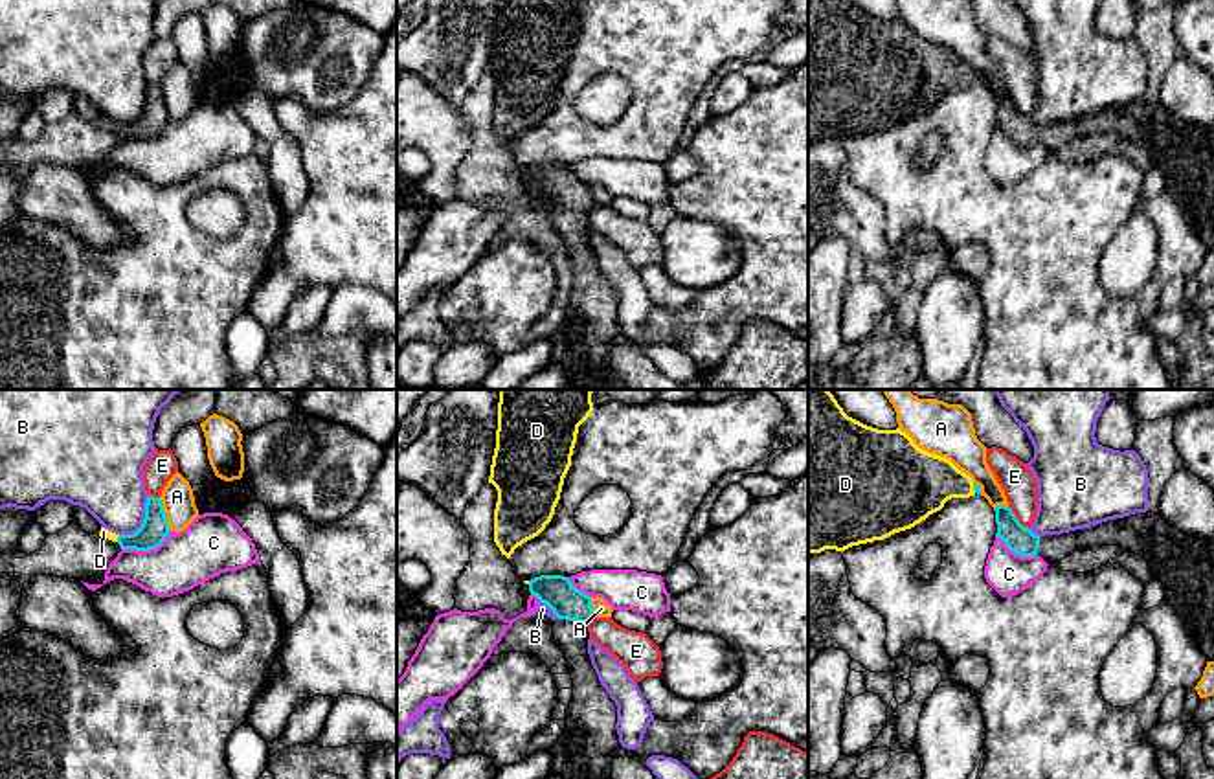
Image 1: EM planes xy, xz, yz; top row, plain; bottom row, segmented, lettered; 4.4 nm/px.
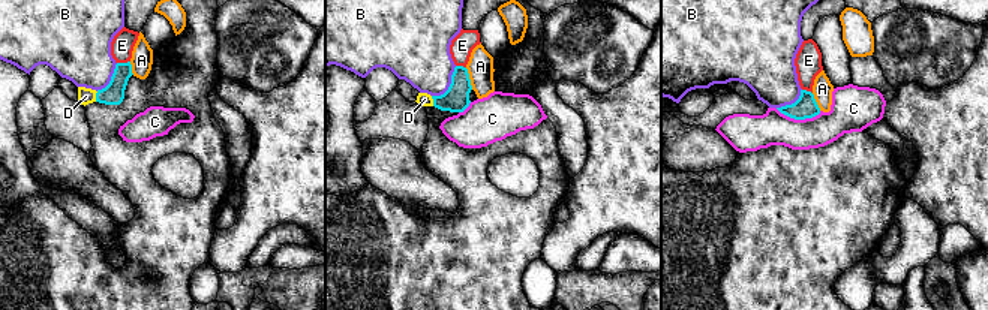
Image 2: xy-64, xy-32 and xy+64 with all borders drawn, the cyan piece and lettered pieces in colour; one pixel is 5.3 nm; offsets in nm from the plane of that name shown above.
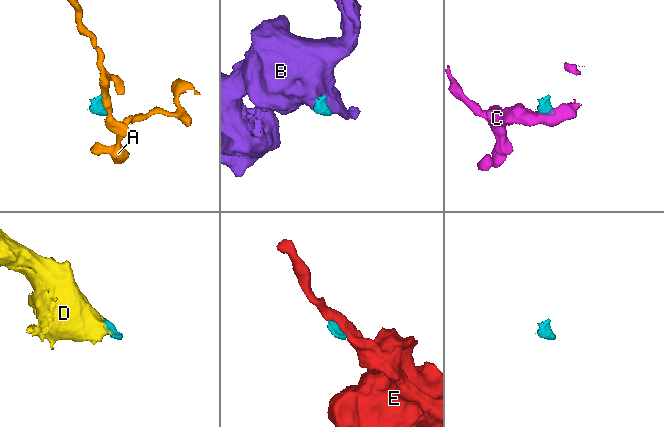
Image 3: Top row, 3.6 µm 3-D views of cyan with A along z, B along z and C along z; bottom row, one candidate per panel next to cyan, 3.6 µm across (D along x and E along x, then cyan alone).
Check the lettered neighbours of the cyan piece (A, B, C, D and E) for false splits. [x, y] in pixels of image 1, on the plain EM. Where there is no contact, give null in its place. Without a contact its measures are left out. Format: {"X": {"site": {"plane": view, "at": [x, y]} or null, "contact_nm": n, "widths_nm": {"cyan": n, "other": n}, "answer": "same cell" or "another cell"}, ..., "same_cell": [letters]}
{"A": {"site": {"plane": "xy", "at": [164, 103]}, "contact_nm": 160, "widths_nm": {"cyan": 120, "other": 140}, "answer": "another cell"}, "B": {"site": {"plane": "xy", "at": [144, 109]}, "contact_nm": 220, "widths_nm": {"cyan": 120, "other": 320}, "answer": "another cell"}, "C": {"site": {"plane": "xy", "at": [146, 138]}, "contact_nm": 240, "widths_nm": {"cyan": 120, "other": 240}, "answer": "another cell"}, "D": {"site": {"plane": "yz", "at": [974, 76]}, "contact_nm": 40, "widths_nm": {"cyan": 30, "other": 300}, "answer": "same cell"}, "E": {"site": {"plane": "yz", "at": [1016, 107]}, "contact_nm": 130, "widths_nm": {"cyan": 120, "other": 150}, "answer": "another cell"}, "same_cell": ["D"]}

